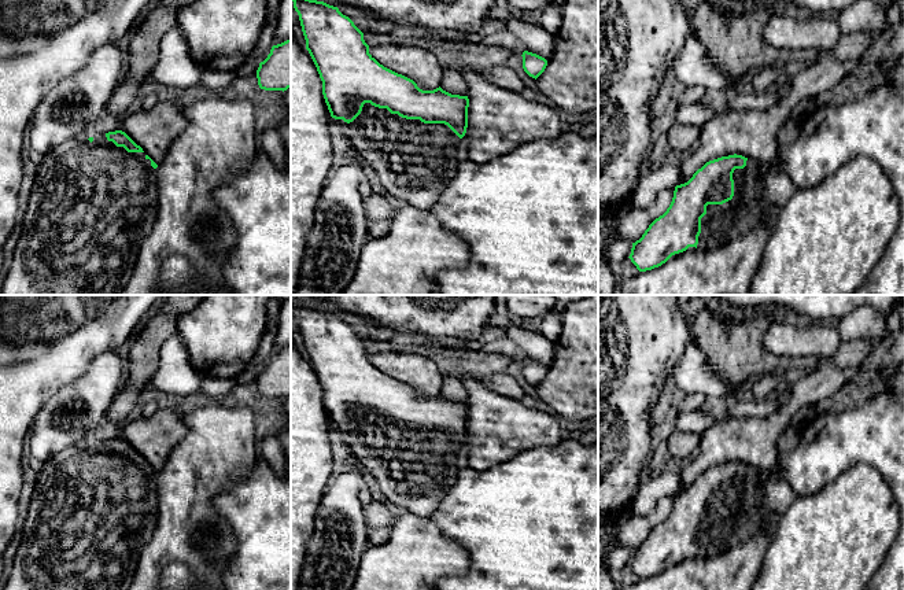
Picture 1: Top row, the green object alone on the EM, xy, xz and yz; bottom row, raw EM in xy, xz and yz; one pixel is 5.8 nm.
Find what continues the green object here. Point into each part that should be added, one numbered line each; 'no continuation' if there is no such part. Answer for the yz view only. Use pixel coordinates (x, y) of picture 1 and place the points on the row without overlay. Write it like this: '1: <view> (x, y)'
1: yz (749, 512)

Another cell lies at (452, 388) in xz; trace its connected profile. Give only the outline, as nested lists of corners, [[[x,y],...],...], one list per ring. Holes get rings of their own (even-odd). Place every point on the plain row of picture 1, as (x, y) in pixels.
[[[443,375],[440,395],[451,402],[468,403],[468,392],[457,376]]]

